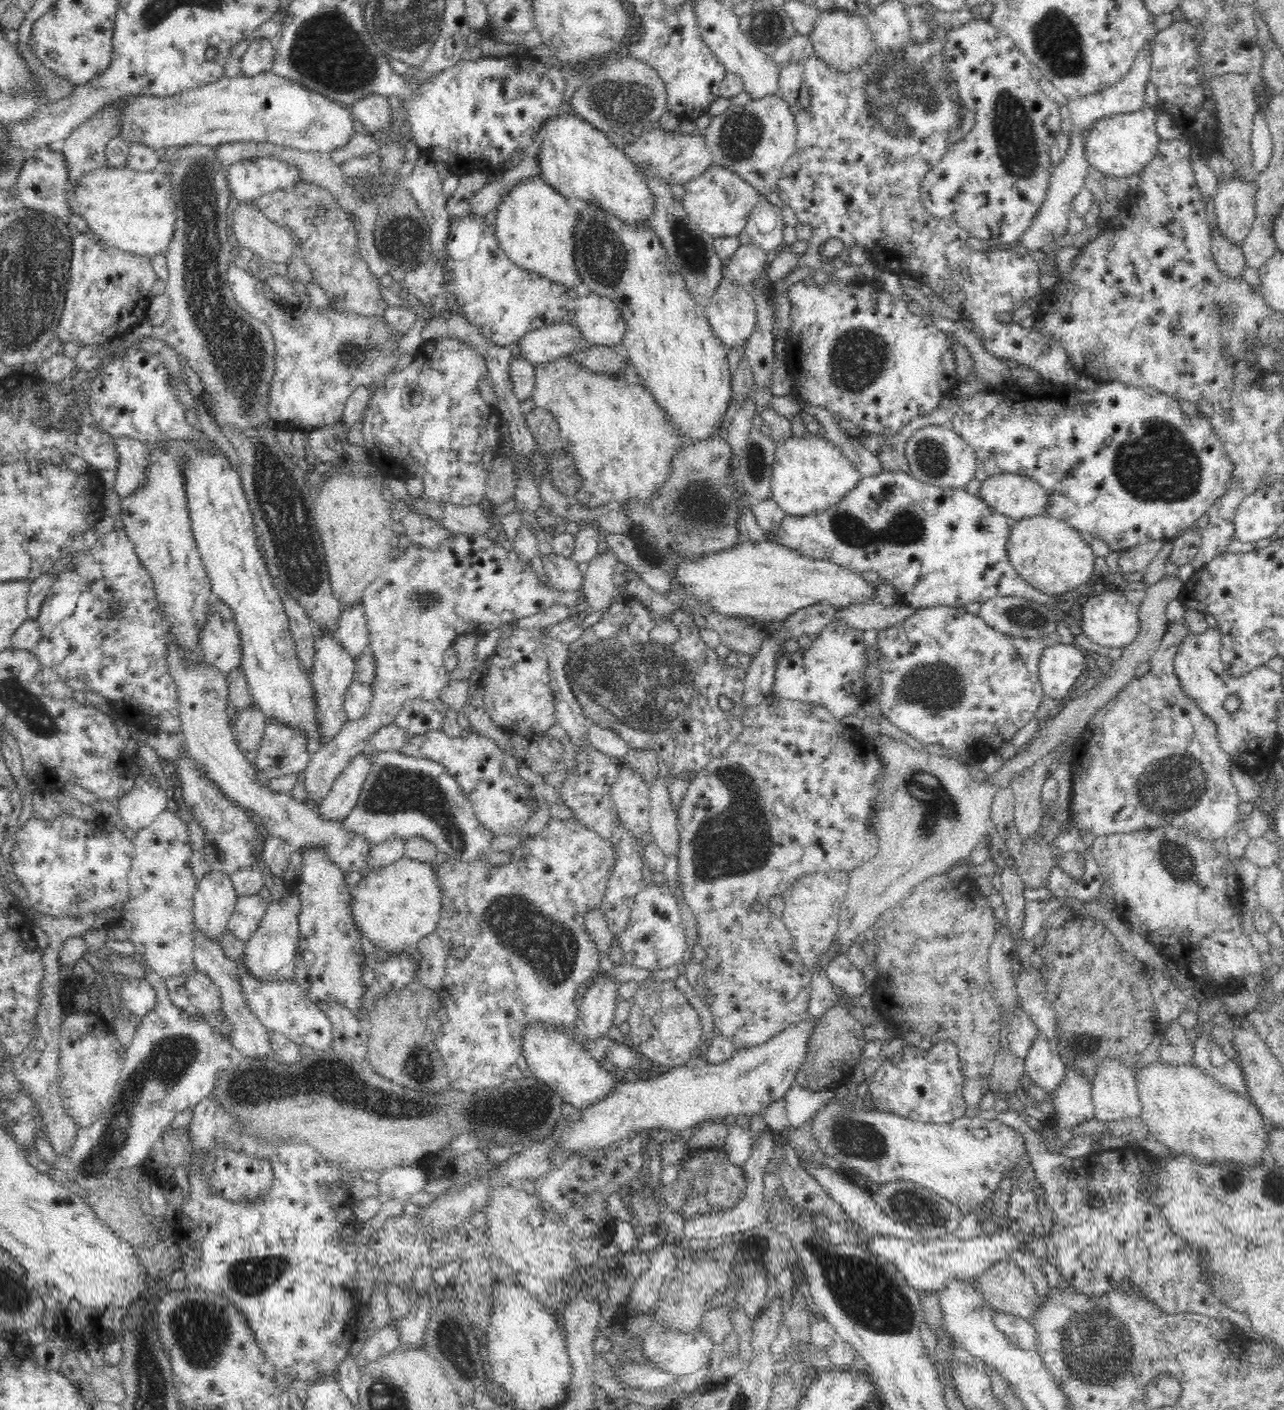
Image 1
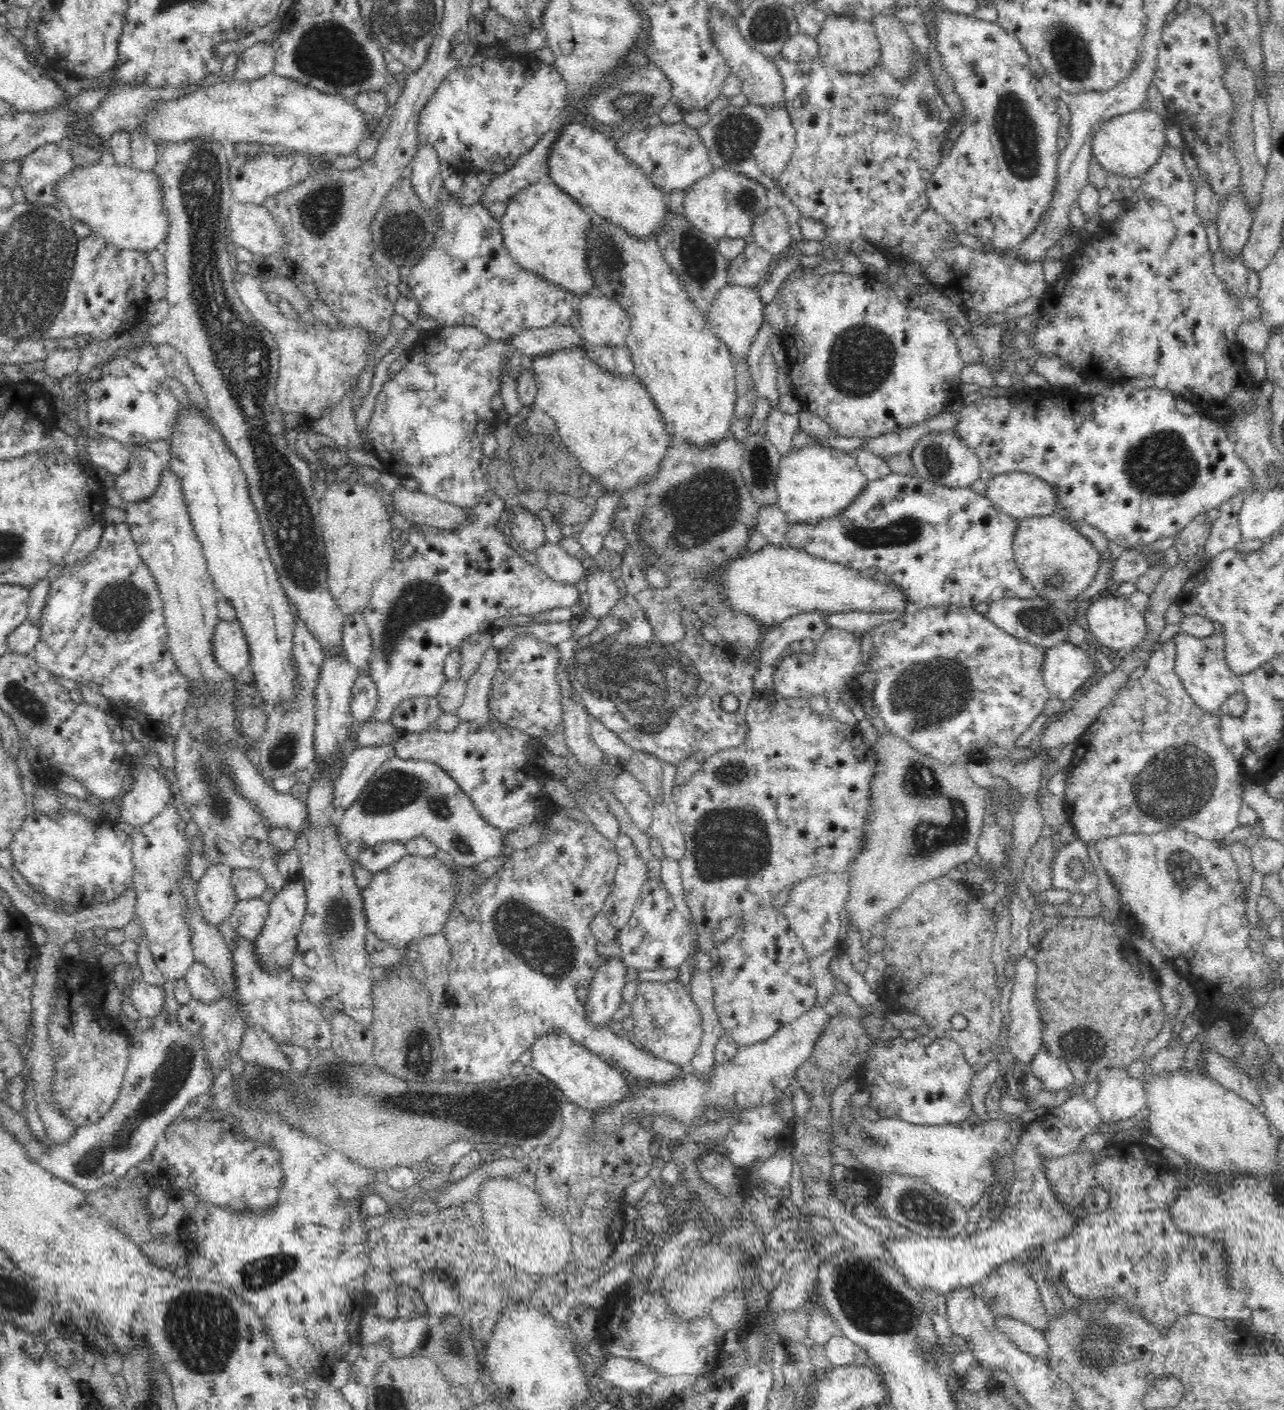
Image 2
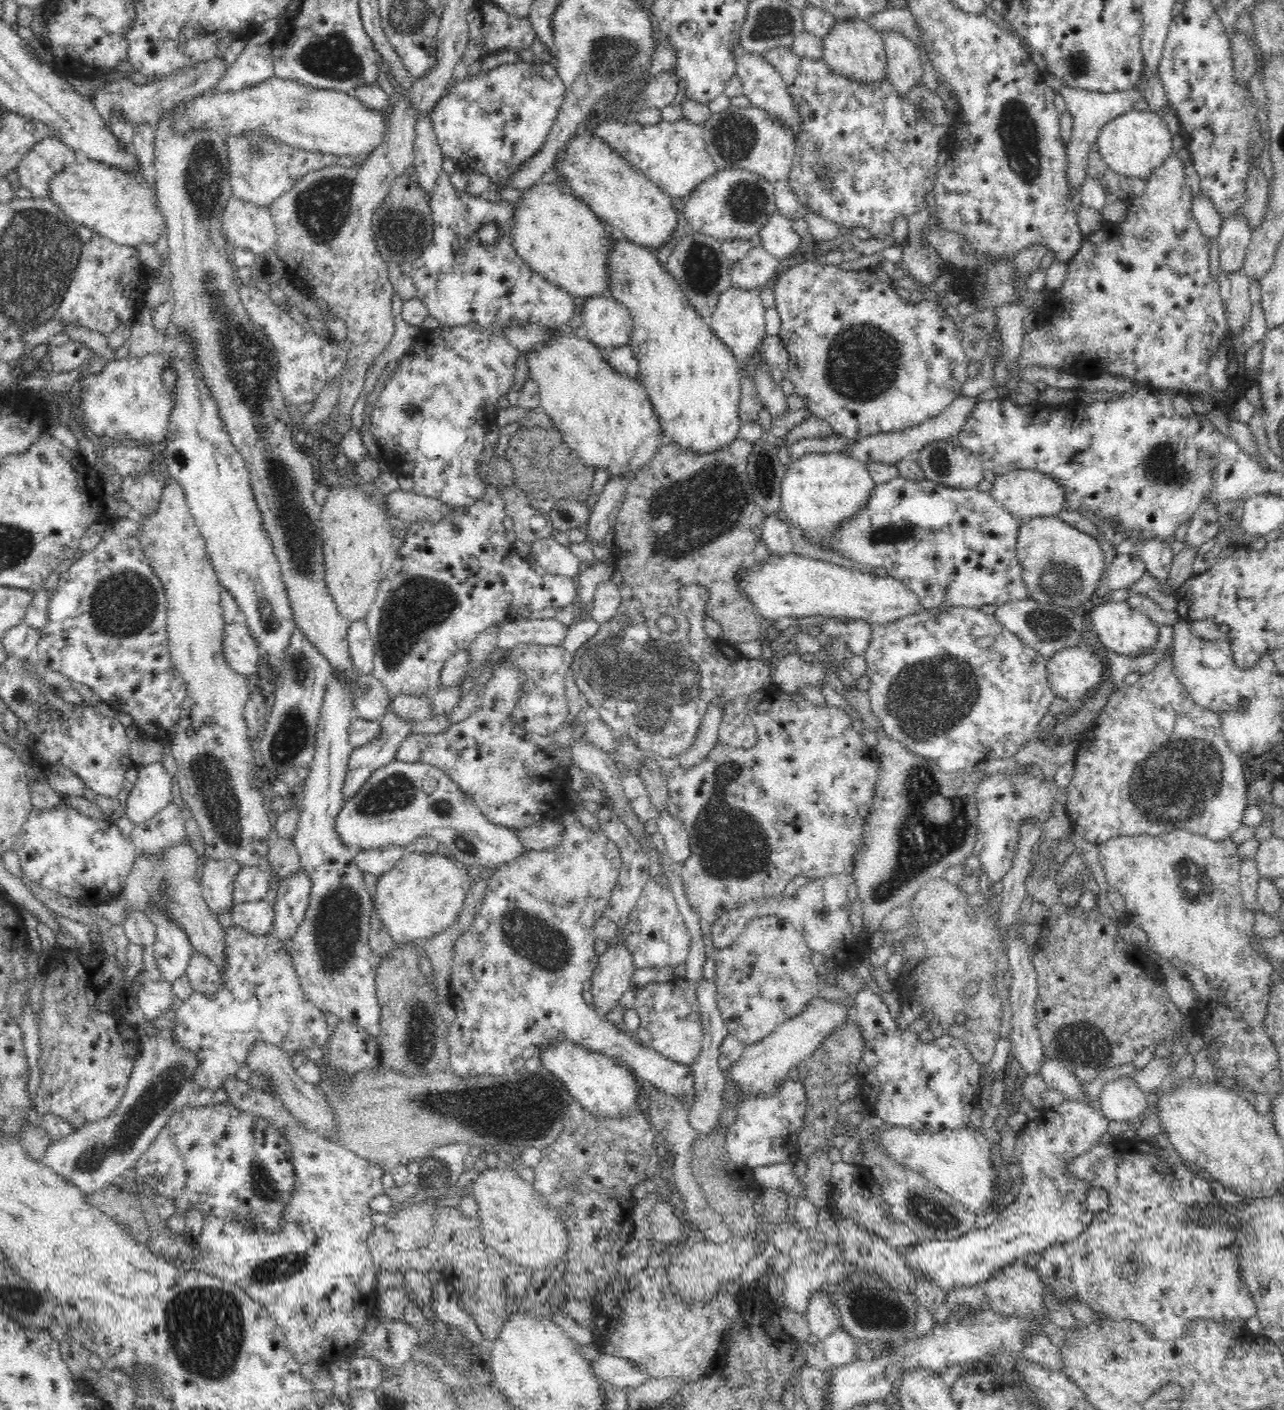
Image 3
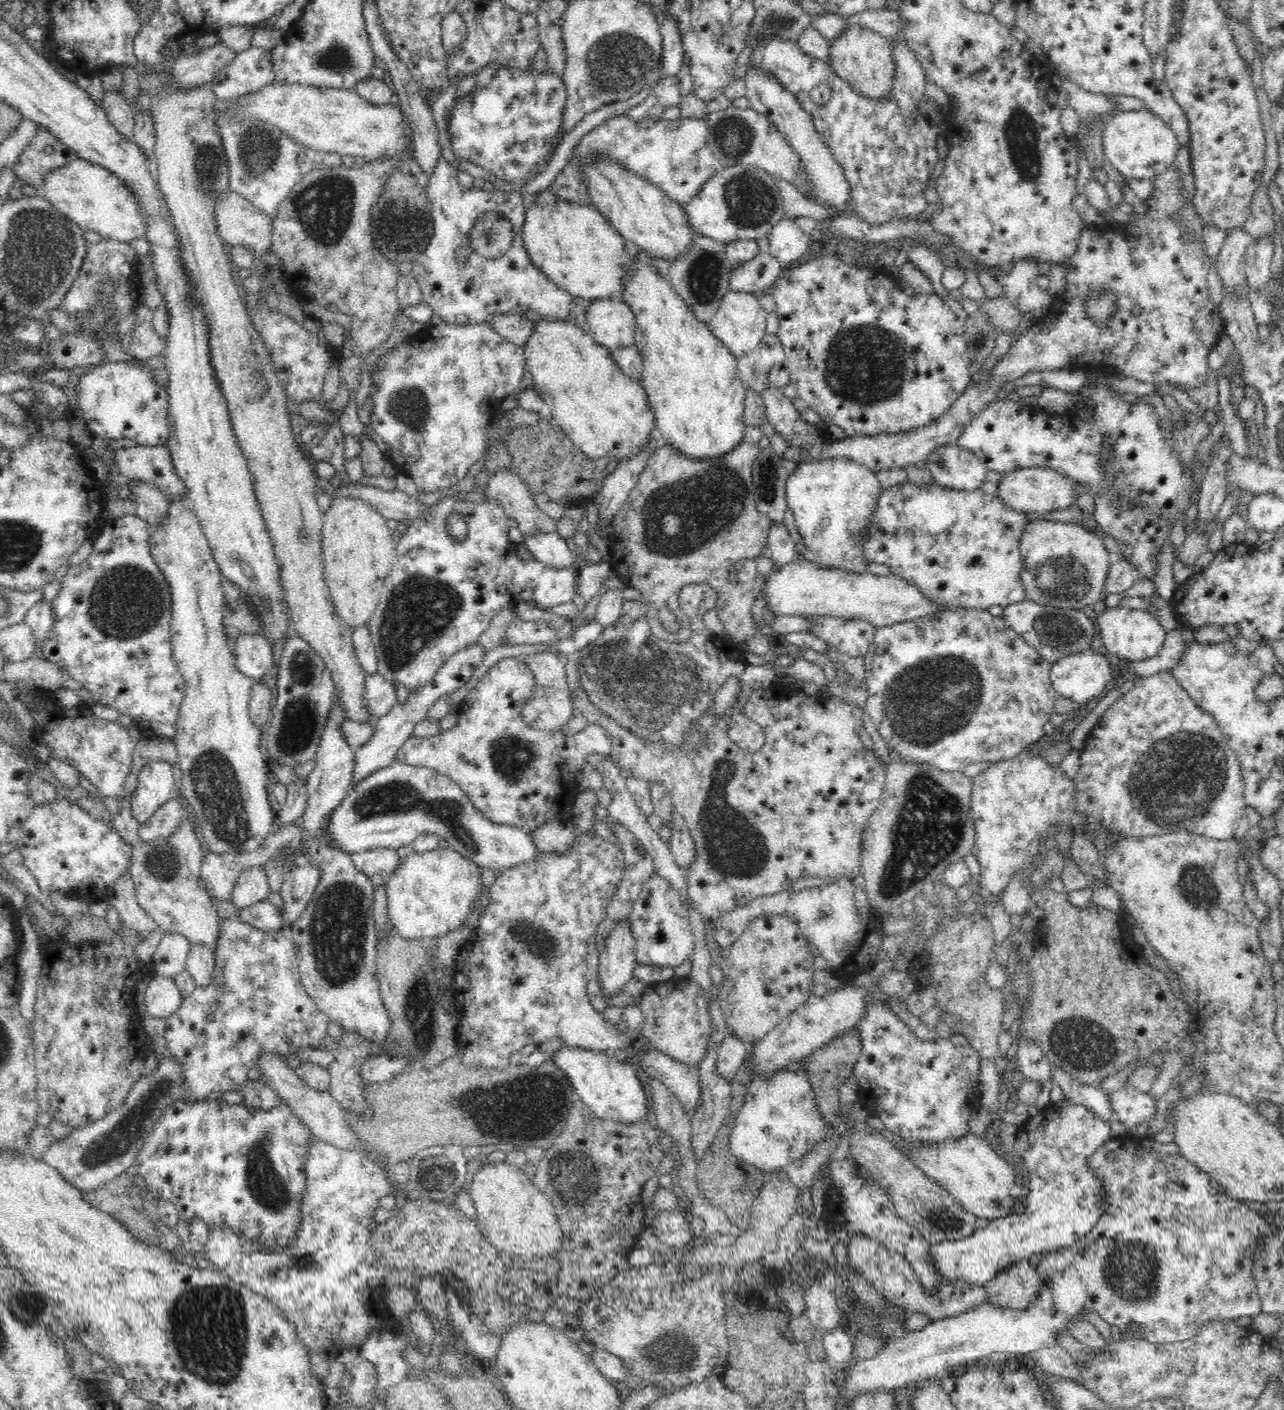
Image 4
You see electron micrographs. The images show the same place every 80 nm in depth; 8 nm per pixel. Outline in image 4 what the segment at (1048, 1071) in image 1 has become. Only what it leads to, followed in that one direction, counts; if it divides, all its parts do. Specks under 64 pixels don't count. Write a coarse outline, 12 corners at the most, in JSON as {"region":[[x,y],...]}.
{"region":[[1056,1065],[1051,1082],[1066,1099],[1088,1107],[1098,1118],[1116,1118],[1101,1086],[1078,1082]]}

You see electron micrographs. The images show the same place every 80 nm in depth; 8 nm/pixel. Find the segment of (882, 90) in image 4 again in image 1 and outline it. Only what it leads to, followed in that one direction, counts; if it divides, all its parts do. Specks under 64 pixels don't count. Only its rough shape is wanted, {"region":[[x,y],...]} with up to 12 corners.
{"region":[[822,11],[808,35],[840,72],[878,48],[866,18]]}

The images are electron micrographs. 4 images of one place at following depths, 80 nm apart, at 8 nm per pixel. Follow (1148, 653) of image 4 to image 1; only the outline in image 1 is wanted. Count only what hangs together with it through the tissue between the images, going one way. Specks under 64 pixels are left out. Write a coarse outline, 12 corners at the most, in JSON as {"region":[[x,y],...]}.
{"region":[[1112,586],[1088,597],[1081,629],[1092,642],[1125,648],[1139,606]]}

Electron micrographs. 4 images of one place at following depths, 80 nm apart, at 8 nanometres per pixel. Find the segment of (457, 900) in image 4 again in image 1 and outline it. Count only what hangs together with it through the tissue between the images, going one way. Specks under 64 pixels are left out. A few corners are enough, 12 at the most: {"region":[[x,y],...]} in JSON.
{"region":[[406,856],[349,888],[356,929],[396,954],[435,933],[435,862]]}

